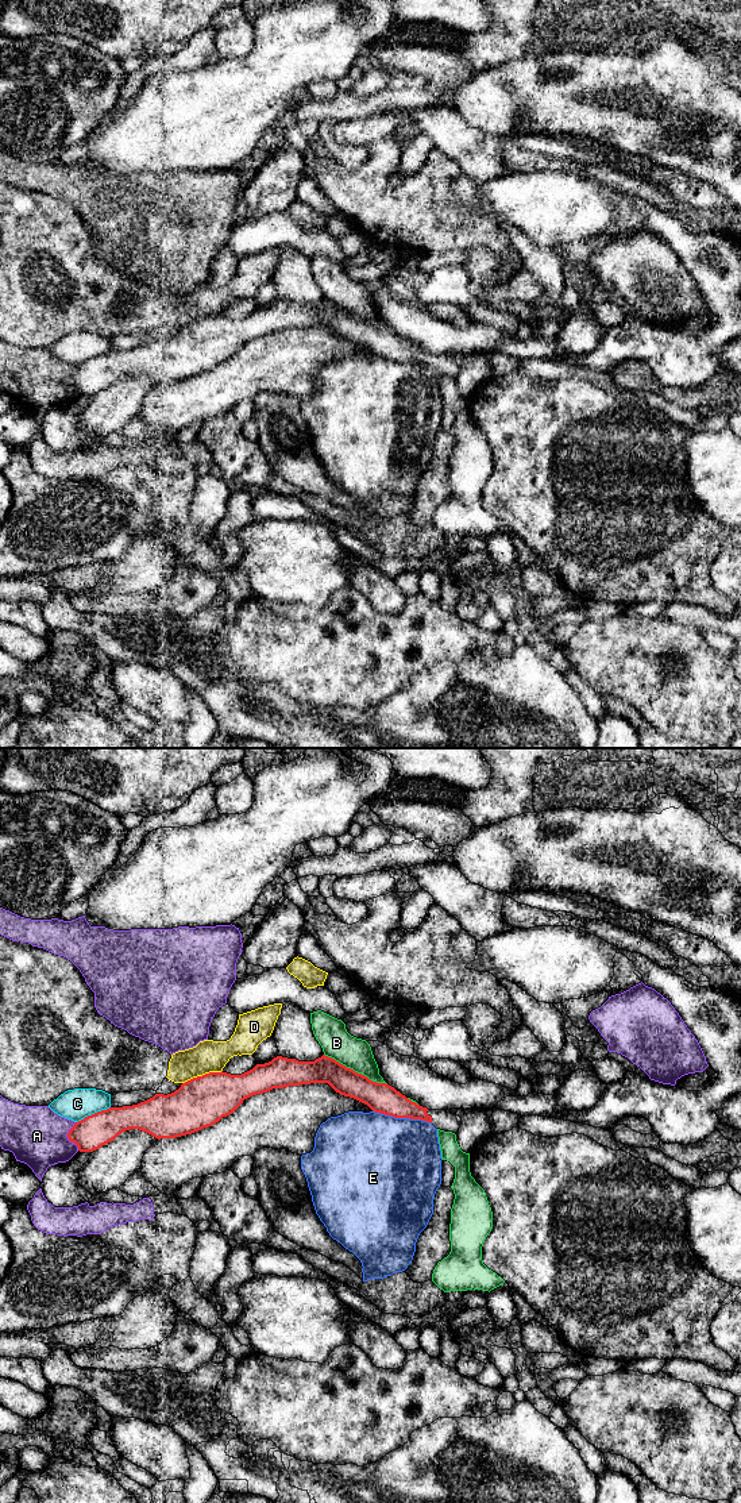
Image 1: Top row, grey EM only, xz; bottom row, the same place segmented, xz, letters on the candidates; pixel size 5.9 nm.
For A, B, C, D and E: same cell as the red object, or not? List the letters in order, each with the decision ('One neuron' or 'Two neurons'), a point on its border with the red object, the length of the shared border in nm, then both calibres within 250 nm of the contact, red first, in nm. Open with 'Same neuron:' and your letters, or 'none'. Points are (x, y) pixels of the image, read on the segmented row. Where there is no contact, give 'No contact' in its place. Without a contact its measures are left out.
Same neuron: none
A: Two neurons. Touches red at xz (68, 1136). Shared border 170 nm. Thickness 200 nm (red) against 360 nm
B: Two neurons. Touches red at xz (354, 1071). Shared border 420 nm. Thickness 180 nm (red) against 190 nm
C: Two neurons. Touches red at xz (92, 1114). Shared border 220 nm. Thickness 200 nm (red) against 180 nm
D: Two neurons. Touches red at xz (203, 1075). Shared border 260 nm. Thickness 300 nm (red) against 190 nm
E: Two neurons. Touches red at xz (402, 1117). Shared border 360 nm. Thickness 180 nm (red) against 500 nm

